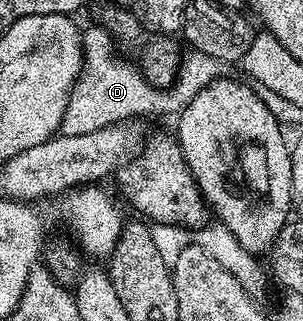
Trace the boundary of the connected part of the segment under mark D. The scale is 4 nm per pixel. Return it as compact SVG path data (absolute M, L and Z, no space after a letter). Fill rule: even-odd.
M85 27L82 33L82 72L69 96L60 132L80 136L99 131L112 123L144 117L148 114L176 116L188 106L196 95L221 77L222 66L214 57L198 51L189 51L181 59L178 75L170 87L156 87L142 74L141 69L114 57L113 34L104 27ZM144 115L144 116L142 116Z

